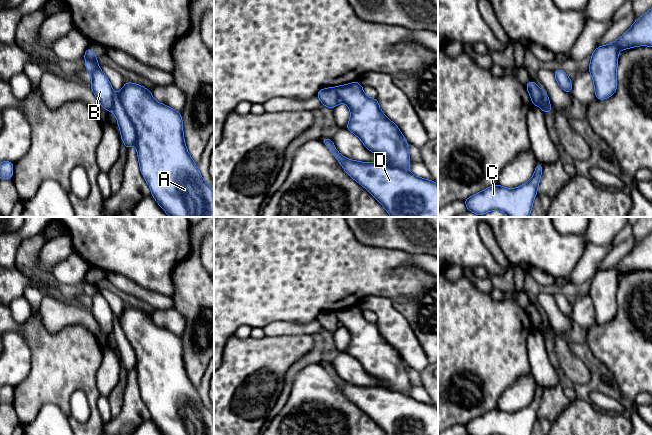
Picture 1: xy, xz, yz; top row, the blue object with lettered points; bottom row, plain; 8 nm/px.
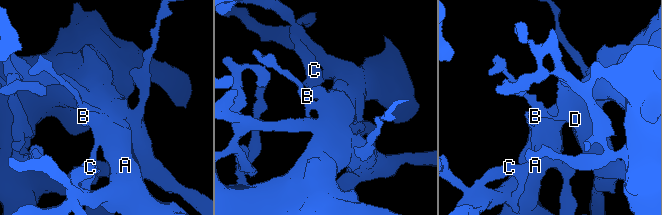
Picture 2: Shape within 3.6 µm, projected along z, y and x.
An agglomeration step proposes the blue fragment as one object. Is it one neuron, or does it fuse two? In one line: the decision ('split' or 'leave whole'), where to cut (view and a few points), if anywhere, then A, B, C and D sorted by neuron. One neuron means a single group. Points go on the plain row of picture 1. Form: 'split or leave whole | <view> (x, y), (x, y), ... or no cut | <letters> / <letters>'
split | xz (384, 387), (408, 395) | A C / B D

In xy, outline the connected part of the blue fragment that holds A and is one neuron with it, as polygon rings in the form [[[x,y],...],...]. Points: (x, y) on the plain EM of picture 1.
[[[125,306],[119,318],[114,320],[112,336],[116,340],[126,374],[131,369],[136,369],[141,397],[151,412],[151,419],[164,435],[214,435],[213,414],[203,404],[197,388],[193,386],[187,375],[181,337],[158,327],[151,315],[131,306]]]

